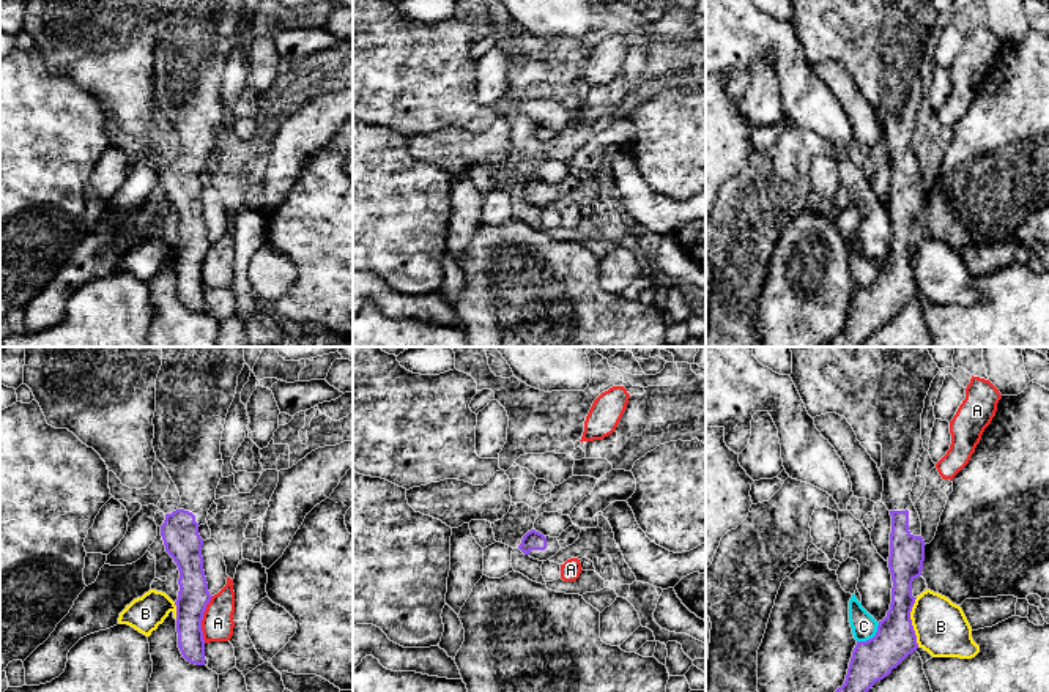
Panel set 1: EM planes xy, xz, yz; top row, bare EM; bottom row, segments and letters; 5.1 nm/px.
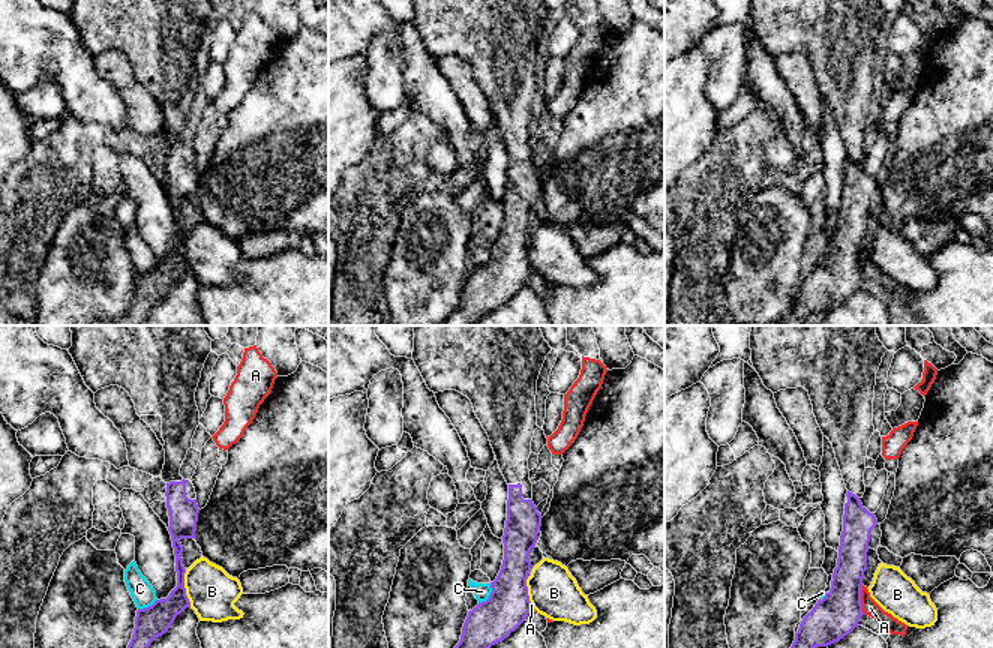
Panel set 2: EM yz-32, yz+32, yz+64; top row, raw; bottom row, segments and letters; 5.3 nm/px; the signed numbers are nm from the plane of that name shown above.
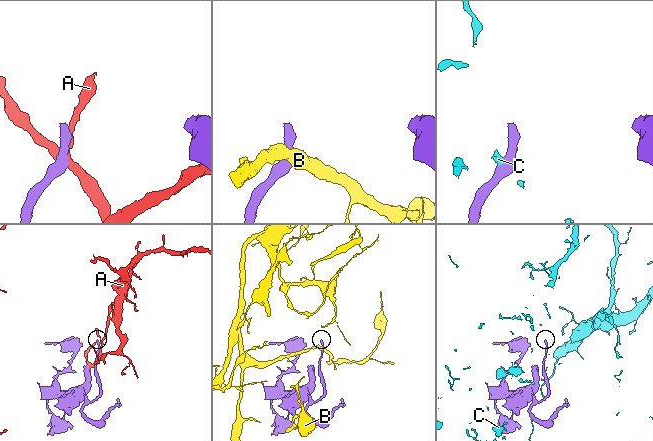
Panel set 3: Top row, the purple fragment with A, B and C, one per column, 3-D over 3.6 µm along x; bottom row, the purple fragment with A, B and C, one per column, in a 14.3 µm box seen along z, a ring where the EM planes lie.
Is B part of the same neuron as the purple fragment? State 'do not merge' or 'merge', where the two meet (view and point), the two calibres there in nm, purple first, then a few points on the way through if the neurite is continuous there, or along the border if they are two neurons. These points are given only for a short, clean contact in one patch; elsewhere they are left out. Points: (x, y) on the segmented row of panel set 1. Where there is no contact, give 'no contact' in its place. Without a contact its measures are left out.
do not merge; contact yz (911, 621); calibres 200 and 280 nm; border yz (915, 598), (911, 607), (911, 625), (919, 645)

